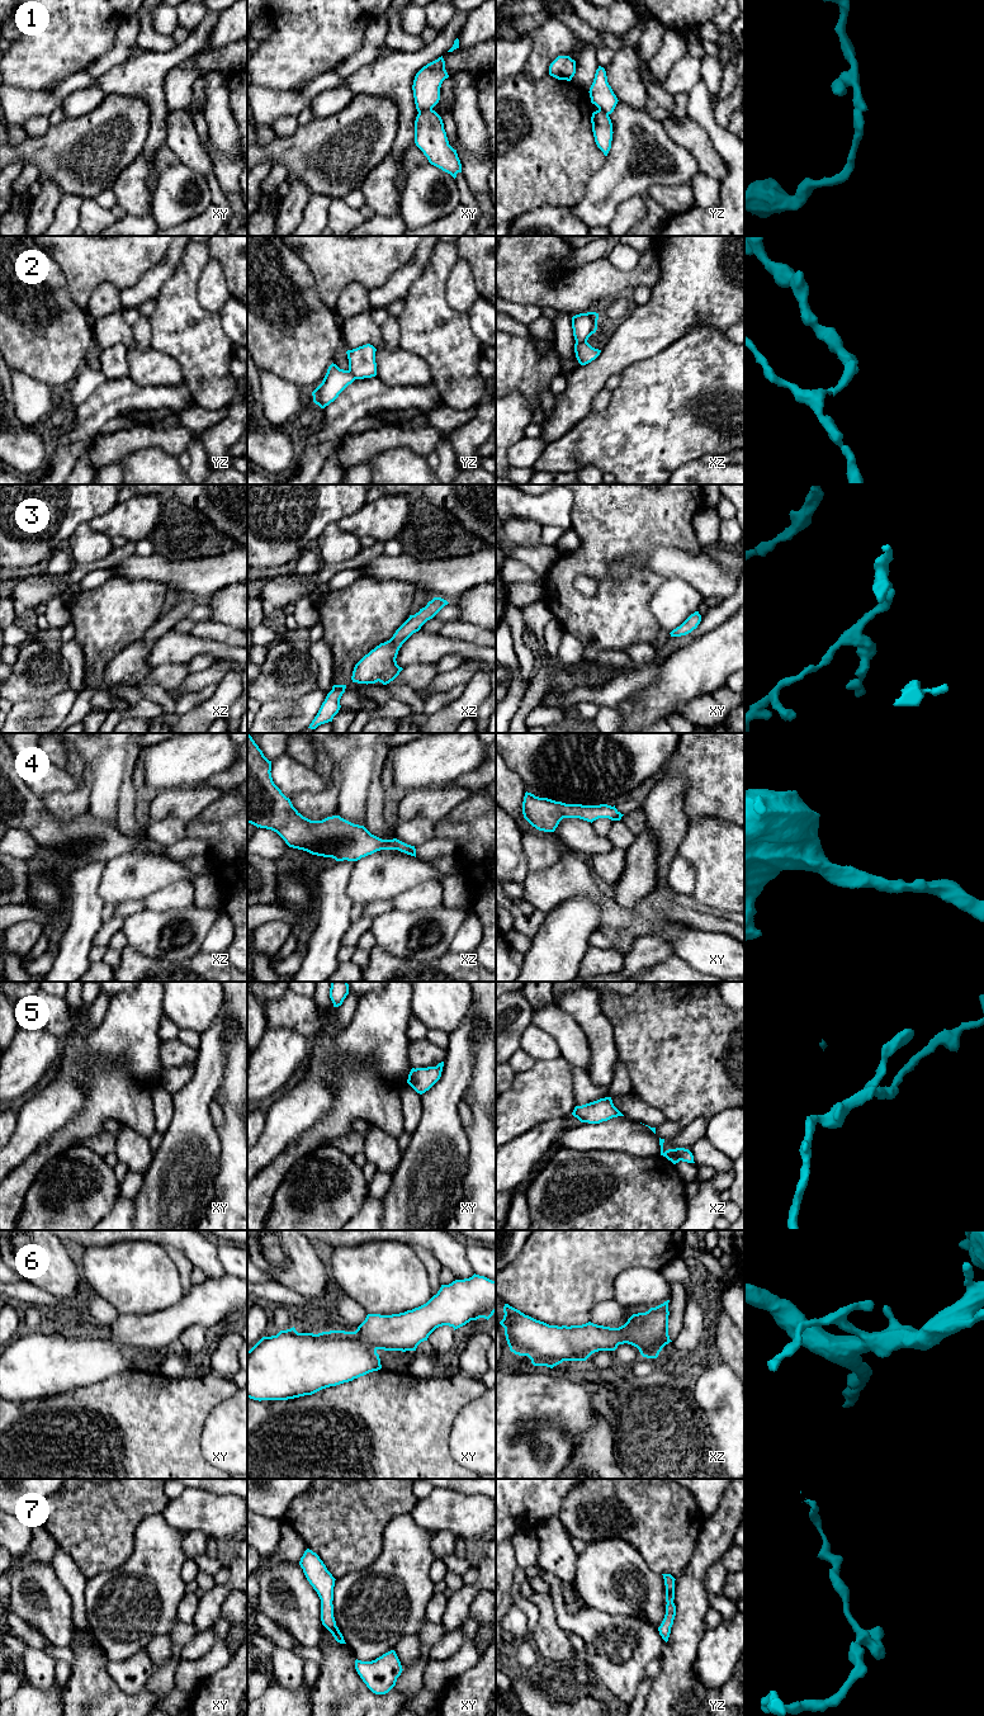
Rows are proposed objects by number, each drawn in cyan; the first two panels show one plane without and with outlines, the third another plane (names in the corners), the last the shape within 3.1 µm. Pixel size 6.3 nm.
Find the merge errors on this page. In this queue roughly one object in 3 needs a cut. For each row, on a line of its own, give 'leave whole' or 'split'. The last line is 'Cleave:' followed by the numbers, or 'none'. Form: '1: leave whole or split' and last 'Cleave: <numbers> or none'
1: split
2: split
3: leave whole
4: leave whole
5: leave whole
6: leave whole
7: leave whole
Cleave: 1, 2

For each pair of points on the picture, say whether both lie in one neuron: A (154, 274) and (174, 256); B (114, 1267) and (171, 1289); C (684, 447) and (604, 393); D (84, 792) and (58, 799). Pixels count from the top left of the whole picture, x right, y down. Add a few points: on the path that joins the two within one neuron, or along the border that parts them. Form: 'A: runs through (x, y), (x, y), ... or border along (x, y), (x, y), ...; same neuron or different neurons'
A: runs through (159, 273), (170, 261); same neuron
B: runs through (128, 1275), (157, 1285); same neuron
C: border along (611, 392), (609, 403), (602, 410), (592, 411); different neurons
D: runs through (77, 798), (65, 799); same neuron

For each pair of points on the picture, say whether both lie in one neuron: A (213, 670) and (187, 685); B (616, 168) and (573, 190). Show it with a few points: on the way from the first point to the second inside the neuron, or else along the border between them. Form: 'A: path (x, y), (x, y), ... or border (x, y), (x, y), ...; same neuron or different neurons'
A: path (207, 676), (193, 682); same neuron
B: border (605, 159), (590, 178), (585, 195), (569, 207); different neurons

